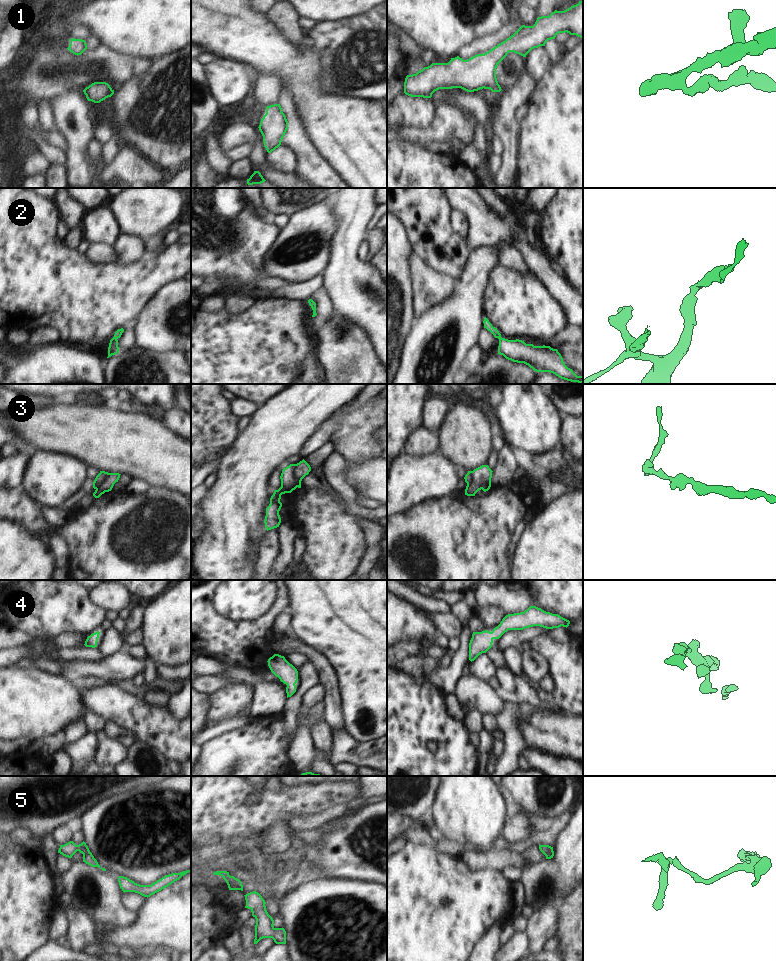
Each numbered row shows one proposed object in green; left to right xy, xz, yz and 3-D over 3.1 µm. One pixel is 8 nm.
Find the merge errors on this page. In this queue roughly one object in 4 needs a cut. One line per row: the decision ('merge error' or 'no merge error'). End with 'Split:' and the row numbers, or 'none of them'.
1: no merge error
2: no merge error
3: merge error
4: no merge error
5: no merge error
Split: 3

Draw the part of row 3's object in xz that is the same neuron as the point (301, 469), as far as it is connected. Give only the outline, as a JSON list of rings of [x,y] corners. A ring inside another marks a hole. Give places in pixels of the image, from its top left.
[[[303,459],[299,463],[295,464],[293,470],[293,478],[297,481],[297,487],[301,488],[302,479],[311,471],[310,465]]]

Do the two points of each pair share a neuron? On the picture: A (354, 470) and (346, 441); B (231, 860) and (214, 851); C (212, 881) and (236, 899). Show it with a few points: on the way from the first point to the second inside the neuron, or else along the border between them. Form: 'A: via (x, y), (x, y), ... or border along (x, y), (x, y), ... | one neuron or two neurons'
A: border along (375, 457), (365, 461), (346, 462) | two neurons
B: via (227, 859), (218, 855) | one neuron
C: border along (201, 885), (228, 890) | two neurons

